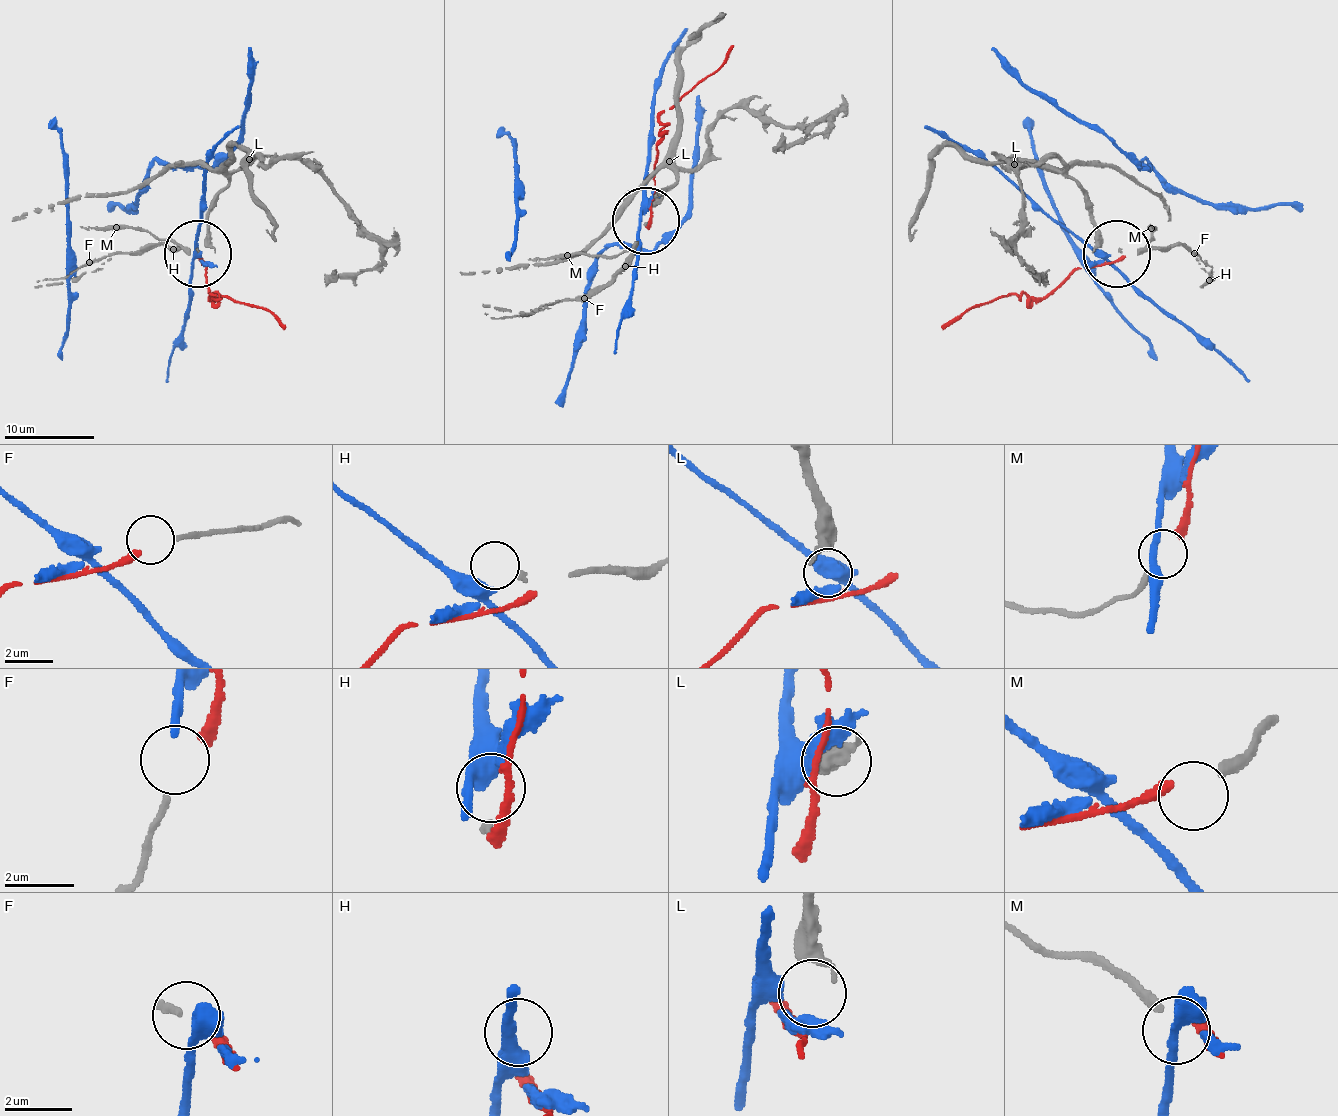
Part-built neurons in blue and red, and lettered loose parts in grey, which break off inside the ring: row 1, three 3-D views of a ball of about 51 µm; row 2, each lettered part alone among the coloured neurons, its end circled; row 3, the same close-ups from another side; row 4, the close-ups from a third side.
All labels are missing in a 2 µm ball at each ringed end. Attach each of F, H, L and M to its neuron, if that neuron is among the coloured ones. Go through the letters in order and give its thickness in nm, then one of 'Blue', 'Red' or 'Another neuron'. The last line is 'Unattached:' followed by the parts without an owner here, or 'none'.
F: Thickness 170 nm. Red
H: Thickness 140 nm. Another neuron
L: Thickness 480 nm. Another neuron
M: Thickness 300 nm. Another neuron
Unattached: H, L, M

